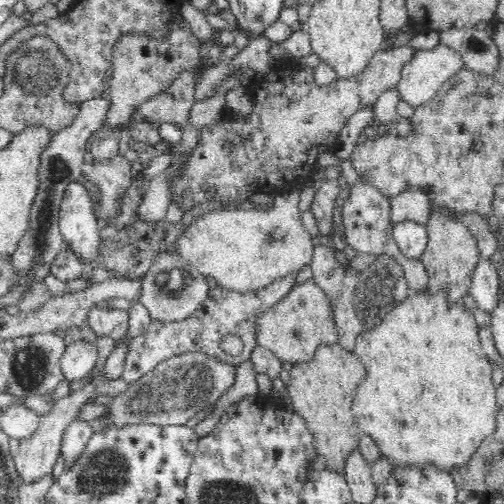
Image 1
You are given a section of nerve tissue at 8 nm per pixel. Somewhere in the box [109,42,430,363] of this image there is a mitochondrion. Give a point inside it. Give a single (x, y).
(370, 307)

